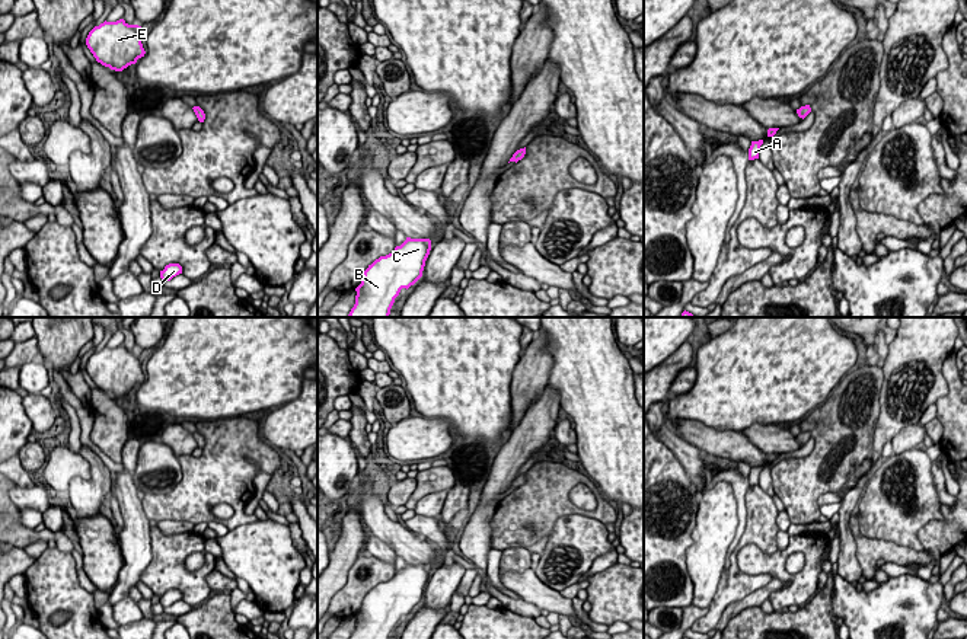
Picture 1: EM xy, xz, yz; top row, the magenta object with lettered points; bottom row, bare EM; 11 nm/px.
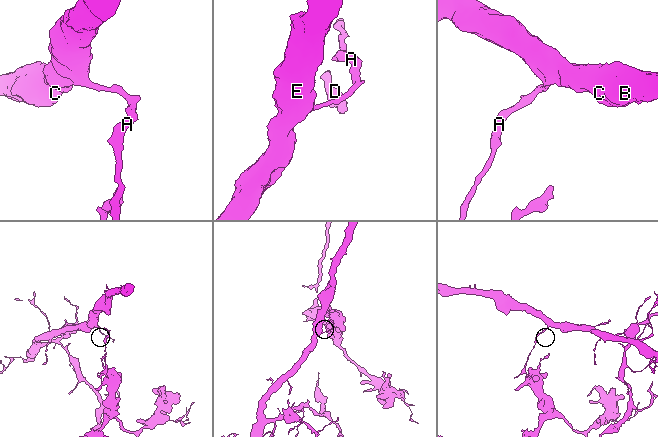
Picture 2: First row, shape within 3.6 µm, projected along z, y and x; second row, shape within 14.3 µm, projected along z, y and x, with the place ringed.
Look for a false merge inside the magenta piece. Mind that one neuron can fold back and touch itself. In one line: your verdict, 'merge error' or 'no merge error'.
merge error

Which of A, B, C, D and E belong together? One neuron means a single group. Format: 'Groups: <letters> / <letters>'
Groups: A D / B C E

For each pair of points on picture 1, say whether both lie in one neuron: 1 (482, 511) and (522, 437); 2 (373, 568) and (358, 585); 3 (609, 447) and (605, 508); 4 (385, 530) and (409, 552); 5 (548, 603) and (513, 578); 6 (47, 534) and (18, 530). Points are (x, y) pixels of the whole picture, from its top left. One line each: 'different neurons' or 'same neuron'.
1: same neuron
2: same neuron
3: different neurons
4: same neuron
5: same neuron
6: same neuron

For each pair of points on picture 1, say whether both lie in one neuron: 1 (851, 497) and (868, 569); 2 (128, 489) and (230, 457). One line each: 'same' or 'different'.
1: different
2: different

